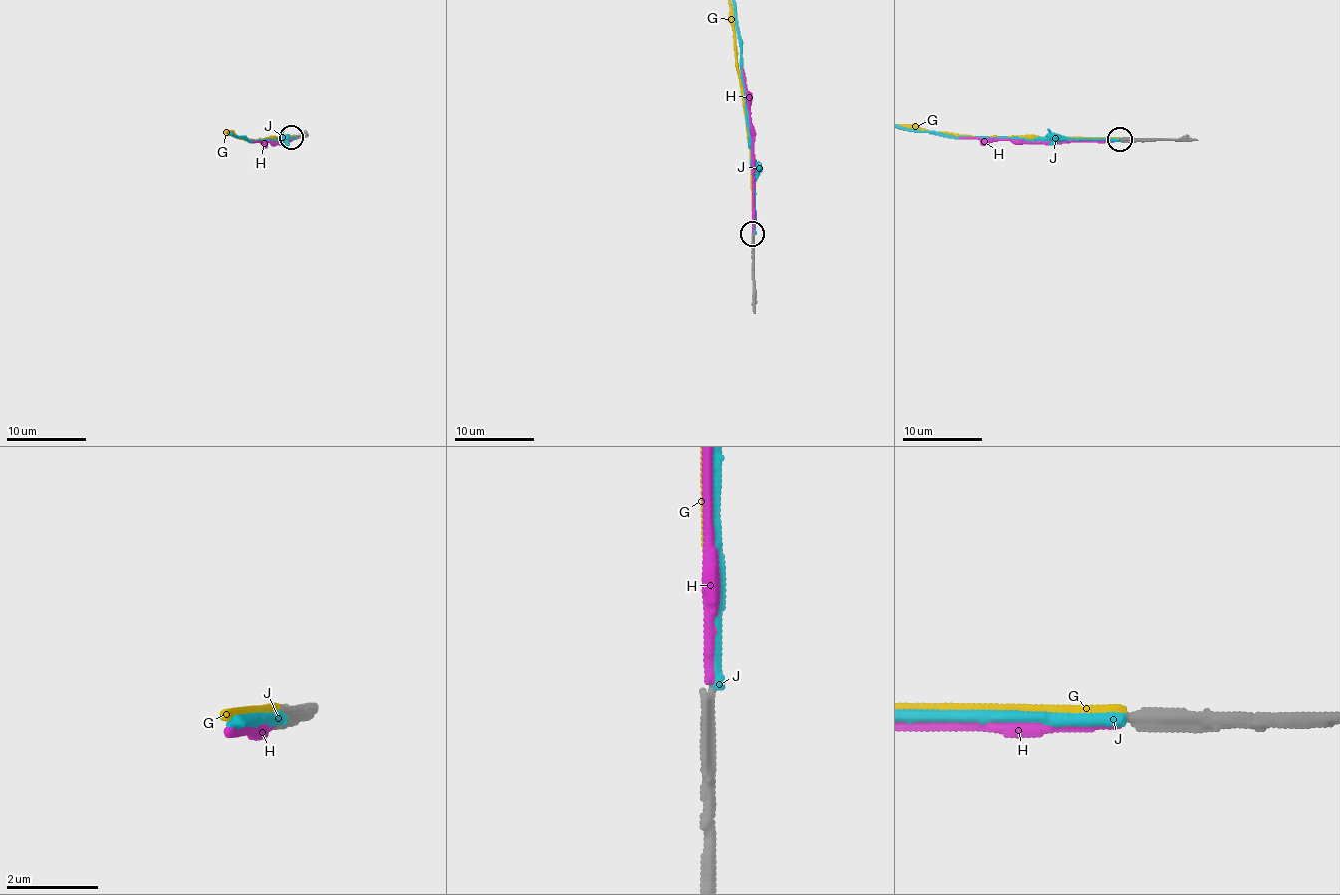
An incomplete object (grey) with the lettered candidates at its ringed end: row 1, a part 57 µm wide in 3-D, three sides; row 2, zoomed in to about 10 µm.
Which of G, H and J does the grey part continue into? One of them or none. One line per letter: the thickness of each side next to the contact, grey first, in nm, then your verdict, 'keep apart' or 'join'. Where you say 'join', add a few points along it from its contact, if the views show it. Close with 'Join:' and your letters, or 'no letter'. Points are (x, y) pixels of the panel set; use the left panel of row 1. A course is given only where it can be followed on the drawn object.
G: calibres 300 and 180 nm; keep apart
H: calibres 300 and 180 nm; keep apart
J: calibres 300 and 240 nm; keep apart
Join: no letter

